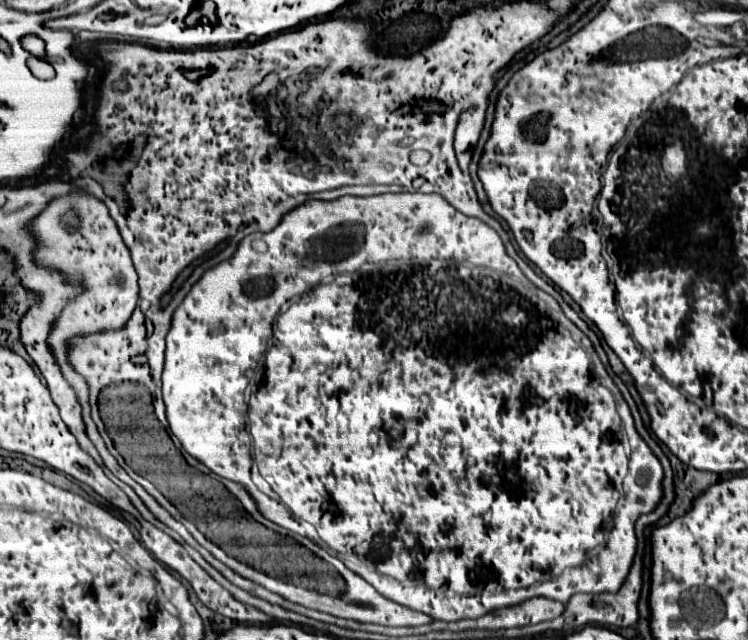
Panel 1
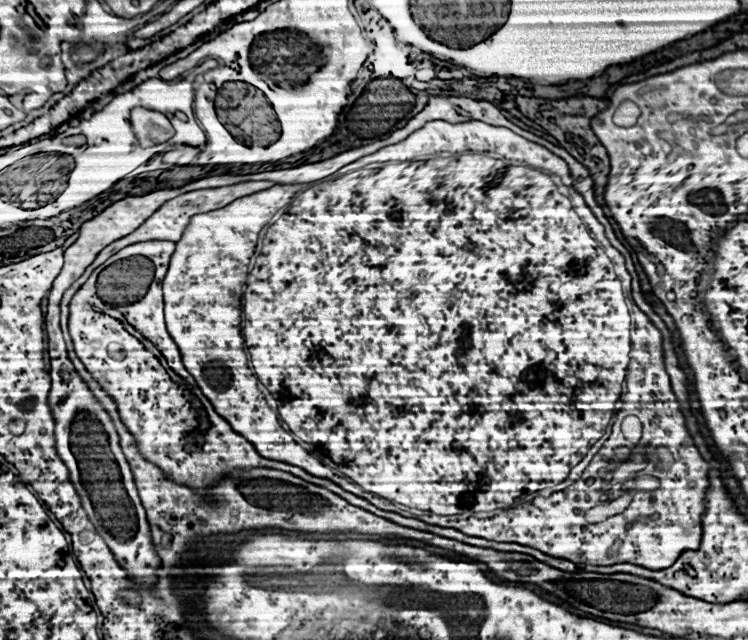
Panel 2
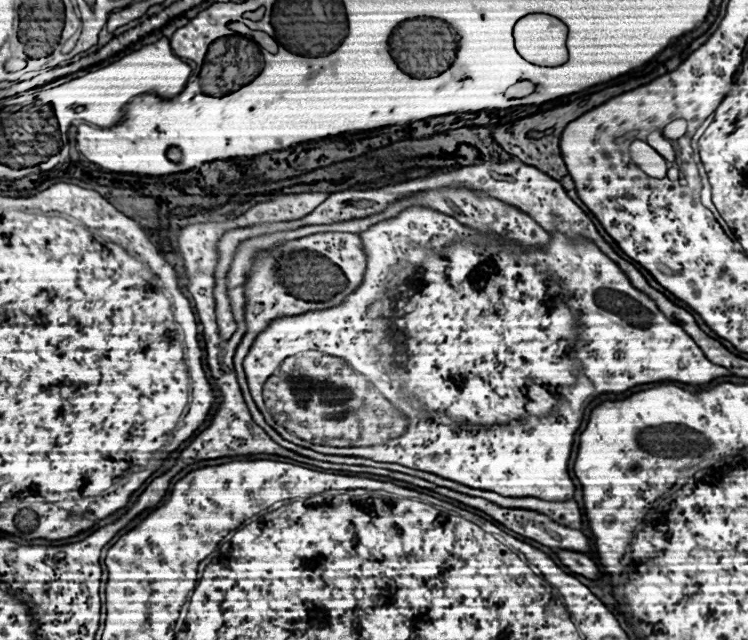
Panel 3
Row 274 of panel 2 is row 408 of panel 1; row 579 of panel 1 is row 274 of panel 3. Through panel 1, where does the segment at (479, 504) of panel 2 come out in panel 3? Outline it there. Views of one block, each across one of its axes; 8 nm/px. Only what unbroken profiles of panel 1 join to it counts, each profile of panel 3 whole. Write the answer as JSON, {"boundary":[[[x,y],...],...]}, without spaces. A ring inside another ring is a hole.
{"boundary":[[[410,206],[410,208],[406,208],[406,210],[402,210],[398,216],[394,216],[394,218],[390,218],[390,220],[382,220],[382,222],[378,222],[378,224],[374,224],[374,226],[370,226],[368,230],[364,230],[364,232],[360,232],[358,234],[360,236],[360,240],[362,240],[362,250],[366,252],[366,272],[364,272],[364,278],[362,278],[362,282],[360,282],[360,286],[352,292],[352,294],[348,294],[346,298],[344,298],[344,302],[342,304],[338,304],[338,306],[332,306],[332,308],[326,308],[326,310],[316,310],[316,312],[306,312],[306,314],[296,314],[296,316],[286,316],[286,318],[278,318],[278,320],[274,320],[274,322],[270,322],[268,324],[268,328],[264,328],[264,332],[260,332],[258,336],[256,336],[256,340],[254,340],[254,344],[250,346],[250,352],[246,354],[246,358],[244,358],[244,374],[246,374],[246,382],[248,382],[248,388],[250,388],[250,394],[252,394],[252,398],[254,398],[254,402],[256,402],[256,406],[258,406],[258,410],[262,412],[262,416],[266,418],[266,422],[284,438],[284,440],[288,440],[288,442],[294,442],[294,444],[298,446],[302,446],[305,448],[310,448],[318,453],[327,454],[327,455],[340,455],[340,456],[358,456],[358,458],[368,458],[368,460],[376,460],[376,462],[392,462],[392,464],[402,464],[402,466],[408,466],[408,468],[414,468],[414,470],[422,470],[422,472],[430,472],[430,474],[436,474],[436,476],[440,476],[442,478],[446,478],[446,480],[454,480],[454,482],[458,482],[458,484],[464,484],[464,486],[470,486],[470,488],[478,488],[478,490],[490,490],[490,492],[500,492],[500,496],[536,496],[536,498],[540,498],[540,500],[572,500],[574,498],[574,490],[576,490],[576,486],[574,486],[568,471],[568,462],[570,459],[570,455],[572,452],[572,446],[574,442],[574,436],[576,434],[576,430],[578,430],[581,419],[583,416],[583,410],[586,404],[592,399],[592,396],[600,396],[600,394],[606,394],[606,392],[614,392],[614,394],[618,394],[618,392],[626,392],[626,390],[630,390],[632,386],[638,386],[638,384],[648,384],[648,382],[682,382],[682,384],[690,384],[690,386],[706,386],[706,384],[710,384],[714,378],[720,378],[720,376],[730,376],[730,372],[726,370],[726,368],[722,368],[722,366],[716,366],[716,364],[712,364],[706,356],[704,356],[704,352],[694,344],[694,340],[678,326],[678,324],[672,324],[658,308],[656,308],[656,304],[652,304],[652,300],[648,298],[648,296],[644,296],[644,292],[640,292],[640,290],[636,290],[636,288],[632,288],[632,284],[630,284],[630,280],[628,280],[628,276],[624,276],[624,272],[620,272],[620,268],[618,268],[618,264],[616,262],[612,262],[612,260],[608,260],[608,256],[604,256],[604,252],[600,252],[600,248],[596,248],[590,240],[584,240],[584,238],[574,238],[574,240],[570,240],[566,234],[560,234],[560,232],[550,232],[550,246],[548,246],[548,250],[534,250],[534,252],[522,252],[522,250],[518,250],[516,248],[516,254],[512,254],[508,248],[506,248],[506,244],[502,242],[502,240],[498,240],[498,238],[490,238],[490,234],[482,234],[482,232],[476,232],[474,228],[468,228],[468,226],[464,226],[464,224],[460,224],[456,218],[452,218],[452,216],[448,216],[448,214],[442,214],[442,212],[436,212],[436,210],[432,210],[432,208],[426,208],[426,206]],[[352,368],[356,368],[356,372],[360,372],[360,374],[364,374],[364,376],[368,376],[368,380],[371,380],[375,386],[383,393],[383,395],[390,401],[392,404],[396,404],[396,408],[378,392],[378,390],[372,390],[372,384],[364,378],[364,376],[360,376],[360,374],[356,374]],[[268,376],[272,376],[272,380],[274,380],[274,388],[270,388],[272,392],[274,392],[274,400],[276,398],[284,398],[284,400],[288,400],[290,396],[294,396],[292,398],[292,404],[294,404],[294,408],[298,408],[300,406],[300,410],[310,410],[312,408],[312,414],[272,414],[274,416],[274,420],[280,424],[276,424],[274,420],[272,420],[272,416],[270,416],[270,412],[268,412],[268,408],[264,406],[264,402],[262,402],[262,398],[260,398],[260,390],[262,390],[262,384],[266,382],[266,378]]]}

